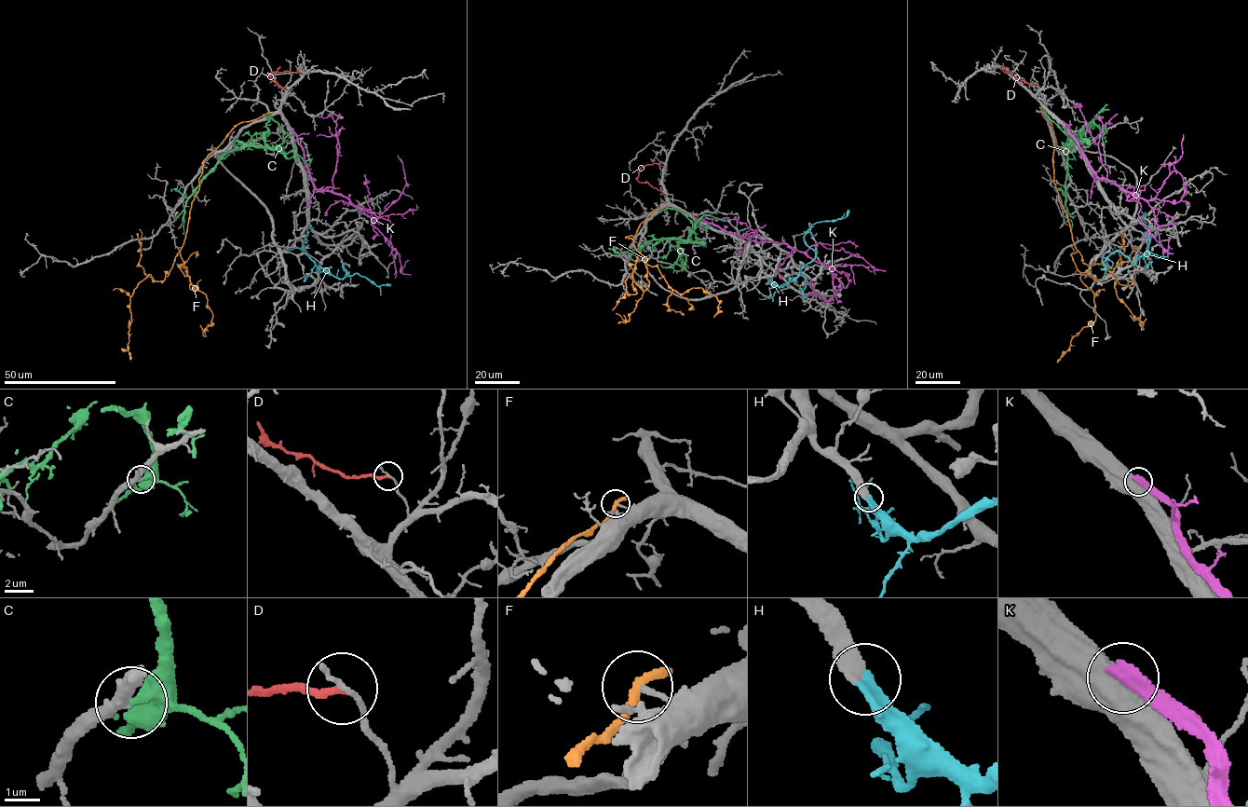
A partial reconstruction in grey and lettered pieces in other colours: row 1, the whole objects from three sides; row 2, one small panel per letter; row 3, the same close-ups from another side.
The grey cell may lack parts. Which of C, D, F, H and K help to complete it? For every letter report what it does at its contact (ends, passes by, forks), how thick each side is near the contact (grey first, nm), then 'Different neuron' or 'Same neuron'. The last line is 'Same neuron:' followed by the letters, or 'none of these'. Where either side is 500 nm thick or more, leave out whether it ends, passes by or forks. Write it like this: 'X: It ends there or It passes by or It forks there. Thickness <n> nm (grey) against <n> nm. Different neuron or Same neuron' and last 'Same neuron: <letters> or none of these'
C: It ends there. Thickness 300 nm (grey) against 440 nm. Different neuron
D: It ends there. Thickness 170 nm (grey) against 190 nm. Different neuron
F: It ends there. Thickness 140 nm (grey) against 320 nm. Different neuron
H: It ends there. Thickness 360 nm (grey) against 360 nm. Same neuron
K: Thickness 750 nm (grey) against 400 nm. Different neuron
Same neuron: H

